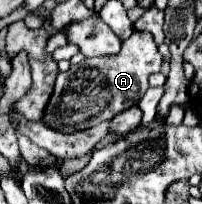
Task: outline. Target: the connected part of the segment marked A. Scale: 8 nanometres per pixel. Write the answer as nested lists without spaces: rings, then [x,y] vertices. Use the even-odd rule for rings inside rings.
[[[134,31],[130,39],[122,43],[120,53],[84,59],[78,65],[72,65],[66,73],[60,73],[42,115],[42,123],[60,133],[74,133],[96,127],[102,121],[110,121],[124,109],[138,105],[142,93],[148,89],[148,77],[158,73],[162,65],[162,55],[150,33]]]

